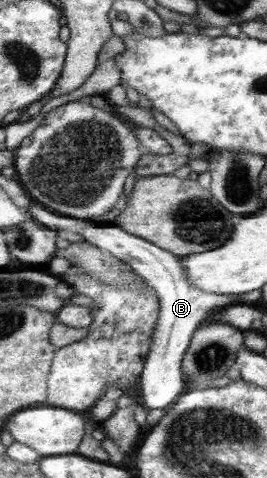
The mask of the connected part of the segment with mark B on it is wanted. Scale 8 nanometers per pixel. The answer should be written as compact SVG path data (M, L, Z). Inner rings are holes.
M36 201L26 210L29 212L30 219L48 229L55 232L78 233L85 242L108 250L114 257L127 263L137 275L156 290L160 298L160 317L154 328L153 347L141 375L143 407L147 410L162 409L165 411L172 406L187 389L182 373L182 361L194 332L200 324L212 320L220 310L226 311L230 306L244 303L237 300L239 295L220 295L196 289L187 278L181 256L174 255L155 243L146 242L140 237L131 235L118 225L110 224L100 227L98 222L94 223L92 220L72 219L72 217L57 214Z

